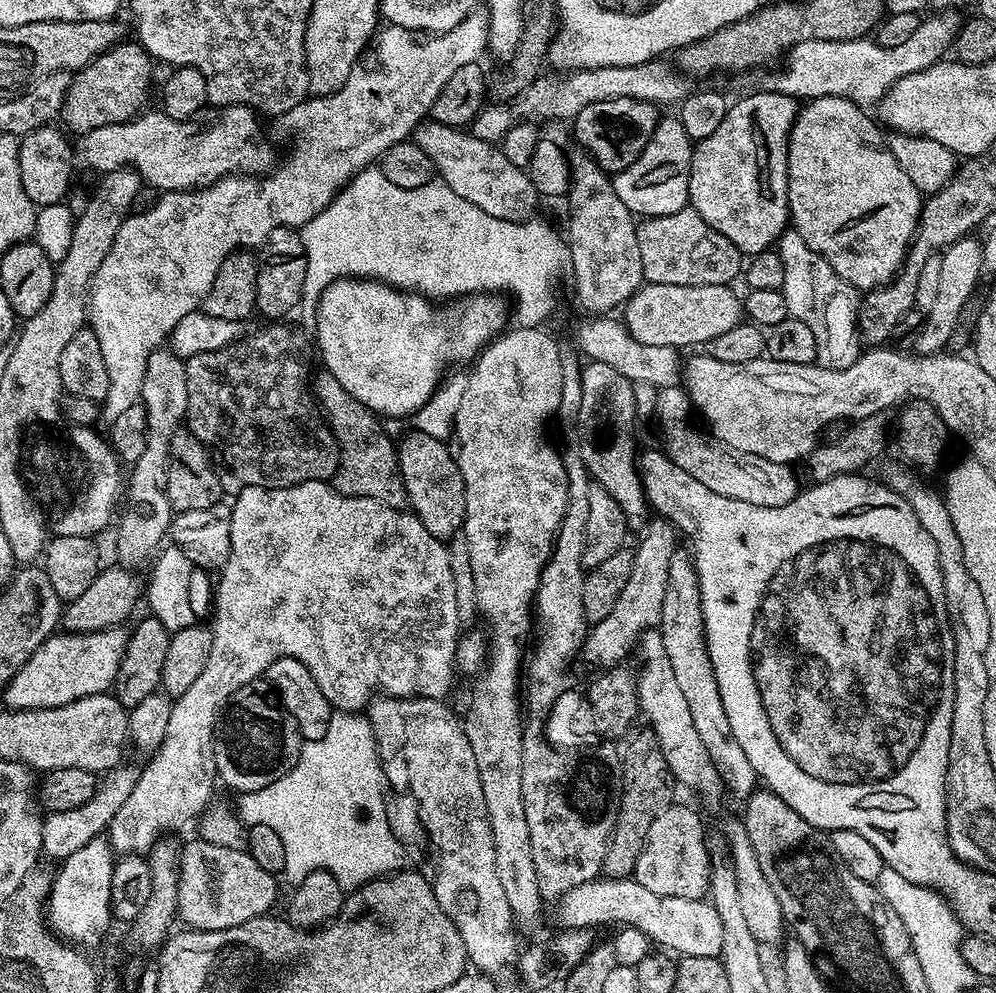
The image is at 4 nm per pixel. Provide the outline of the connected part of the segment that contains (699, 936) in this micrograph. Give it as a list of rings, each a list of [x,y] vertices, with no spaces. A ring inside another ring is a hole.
[[[604,876],[574,886],[559,898],[556,906],[556,916],[563,929],[596,928],[598,924],[616,924],[615,926],[642,930],[642,934],[646,934],[653,945],[676,954],[714,957],[719,957],[720,954],[721,919],[711,901],[651,893],[633,877]]]

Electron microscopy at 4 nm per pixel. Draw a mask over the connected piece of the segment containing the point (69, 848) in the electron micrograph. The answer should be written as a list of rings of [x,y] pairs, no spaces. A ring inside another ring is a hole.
[[[117,766],[107,773],[99,781],[94,798],[86,802],[86,806],[78,806],[76,810],[62,810],[43,817],[44,829],[42,830],[42,842],[44,843],[42,852],[45,857],[53,856],[56,862],[62,862],[74,850],[82,850],[90,838],[101,835],[107,829],[109,822],[122,810],[122,802],[130,798],[130,790],[134,790],[136,785],[137,769]]]

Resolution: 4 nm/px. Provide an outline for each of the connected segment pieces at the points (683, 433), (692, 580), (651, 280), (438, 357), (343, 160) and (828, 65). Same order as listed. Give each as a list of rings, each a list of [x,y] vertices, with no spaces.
[[[683,387],[659,389],[656,393],[654,416],[655,419],[660,419],[660,436],[664,439],[662,451],[672,459],[674,466],[682,466],[682,470],[686,470],[690,478],[702,482],[706,490],[714,490],[714,494],[723,494],[725,498],[738,498],[738,502],[750,502],[750,506],[766,506],[769,509],[786,506],[786,502],[796,497],[798,485],[791,463],[779,464],[754,454],[734,452],[731,448],[724,447],[698,423],[692,399]]]
[[[677,550],[670,558],[670,578],[666,582],[666,595],[662,597],[662,618],[658,625],[662,634],[662,646],[666,646],[666,658],[670,658],[674,678],[686,697],[690,719],[694,721],[694,730],[698,730],[698,738],[702,738],[702,746],[706,746],[721,781],[727,791],[729,788],[734,795],[747,798],[757,791],[758,777],[754,766],[750,766],[750,758],[742,754],[742,746],[738,746],[730,730],[730,718],[726,716],[726,710],[722,706],[722,694],[718,690],[712,657],[708,655],[708,643],[704,637],[704,615],[698,574],[693,557],[685,552]]]
[[[691,206],[678,210],[678,214],[647,217],[637,227],[638,251],[642,257],[642,274],[649,284],[669,284],[670,286],[718,286],[731,285],[732,279],[742,272],[742,253],[730,238],[718,234],[704,221]]]
[[[341,278],[328,284],[326,290],[320,296],[320,301],[316,307],[316,319],[314,327],[316,327],[316,340],[314,336],[314,344],[320,347],[320,356],[324,359],[323,367],[330,374],[334,374],[334,378],[338,378],[338,383],[346,389],[346,394],[350,394],[354,398],[358,398],[358,402],[362,402],[362,406],[366,406],[374,413],[381,417],[387,416],[406,416],[411,417],[417,412],[423,404],[432,397],[433,392],[441,385],[445,379],[447,370],[451,364],[460,364],[463,360],[467,362],[475,361],[476,357],[484,351],[485,347],[492,343],[497,336],[505,331],[506,325],[510,320],[509,305],[504,305],[505,297],[500,294],[469,294],[453,299],[445,308],[435,308],[433,301],[429,297],[421,296],[420,293],[411,290],[401,290],[392,287],[391,284],[382,284],[378,280],[370,280],[367,278]]]
[[[473,10],[468,13],[466,18],[462,18],[462,22],[458,22],[458,26],[454,26],[450,30],[446,30],[445,32],[437,32],[435,34],[429,35],[425,38],[423,35],[414,33],[410,31],[409,28],[403,28],[402,26],[398,26],[397,24],[388,24],[387,26],[381,27],[379,31],[375,33],[374,39],[369,43],[368,47],[364,49],[364,55],[360,57],[359,60],[356,61],[356,64],[350,70],[350,78],[346,78],[346,82],[342,85],[341,88],[337,90],[334,94],[330,94],[329,96],[314,96],[309,95],[307,98],[302,101],[298,106],[294,106],[294,110],[290,110],[289,112],[284,113],[283,116],[279,117],[278,124],[280,124],[280,128],[284,132],[289,132],[292,135],[292,149],[288,152],[288,161],[285,162],[284,165],[273,167],[272,171],[264,174],[264,175],[256,175],[256,174],[237,174],[235,176],[224,176],[221,180],[214,180],[212,183],[208,184],[204,188],[193,188],[187,192],[166,192],[160,195],[157,195],[157,198],[153,204],[148,207],[148,209],[144,212],[133,211],[128,217],[124,219],[122,222],[122,226],[118,230],[118,234],[114,234],[114,244],[110,246],[110,252],[106,254],[106,258],[102,258],[102,262],[98,266],[98,270],[94,274],[94,278],[92,279],[92,284],[88,288],[88,314],[86,317],[87,323],[90,325],[92,329],[92,333],[98,338],[98,342],[102,346],[102,359],[106,361],[106,374],[110,378],[110,386],[106,390],[106,398],[102,401],[102,420],[105,425],[111,426],[116,418],[118,418],[118,414],[124,413],[126,409],[130,406],[134,406],[135,404],[141,403],[140,391],[142,390],[142,378],[146,372],[146,362],[152,352],[155,352],[158,345],[161,342],[167,341],[172,334],[172,328],[178,324],[178,322],[182,322],[182,318],[186,318],[186,314],[190,314],[191,312],[197,311],[203,305],[204,299],[206,298],[206,294],[210,290],[210,286],[214,286],[214,274],[218,274],[218,266],[222,266],[222,262],[224,259],[230,255],[232,252],[239,252],[241,250],[256,250],[263,245],[264,241],[267,240],[268,235],[274,231],[276,228],[295,228],[297,230],[303,228],[306,222],[310,222],[310,218],[314,218],[314,214],[318,214],[322,211],[330,201],[336,196],[336,193],[340,191],[341,188],[344,187],[345,184],[348,183],[352,177],[358,175],[363,168],[375,165],[377,161],[379,161],[380,157],[383,156],[386,150],[390,150],[390,146],[394,146],[398,142],[402,142],[403,140],[409,139],[413,135],[413,131],[418,127],[421,122],[425,120],[425,118],[431,113],[432,107],[434,106],[434,98],[438,98],[438,94],[442,94],[442,86],[446,86],[446,81],[449,80],[456,71],[461,68],[461,66],[470,66],[471,64],[477,63],[481,58],[480,55],[485,55],[488,52],[488,13],[484,10]]]
[[[940,10],[928,15],[932,16],[925,15],[921,19],[918,30],[914,30],[909,40],[889,48],[878,46],[872,38],[798,42],[785,55],[784,66],[766,75],[761,87],[765,91],[784,93],[797,100],[828,96],[846,98],[861,106],[875,105],[894,82],[939,63],[955,45],[961,17],[956,17],[959,15],[952,10]]]

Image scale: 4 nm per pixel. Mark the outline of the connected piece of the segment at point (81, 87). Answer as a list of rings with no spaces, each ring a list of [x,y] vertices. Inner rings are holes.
[[[139,42],[128,43],[115,44],[109,52],[95,56],[86,67],[79,69],[69,79],[66,98],[60,111],[65,124],[63,127],[69,133],[79,134],[98,130],[98,126],[124,124],[145,107],[144,98],[148,94],[154,61]]]

